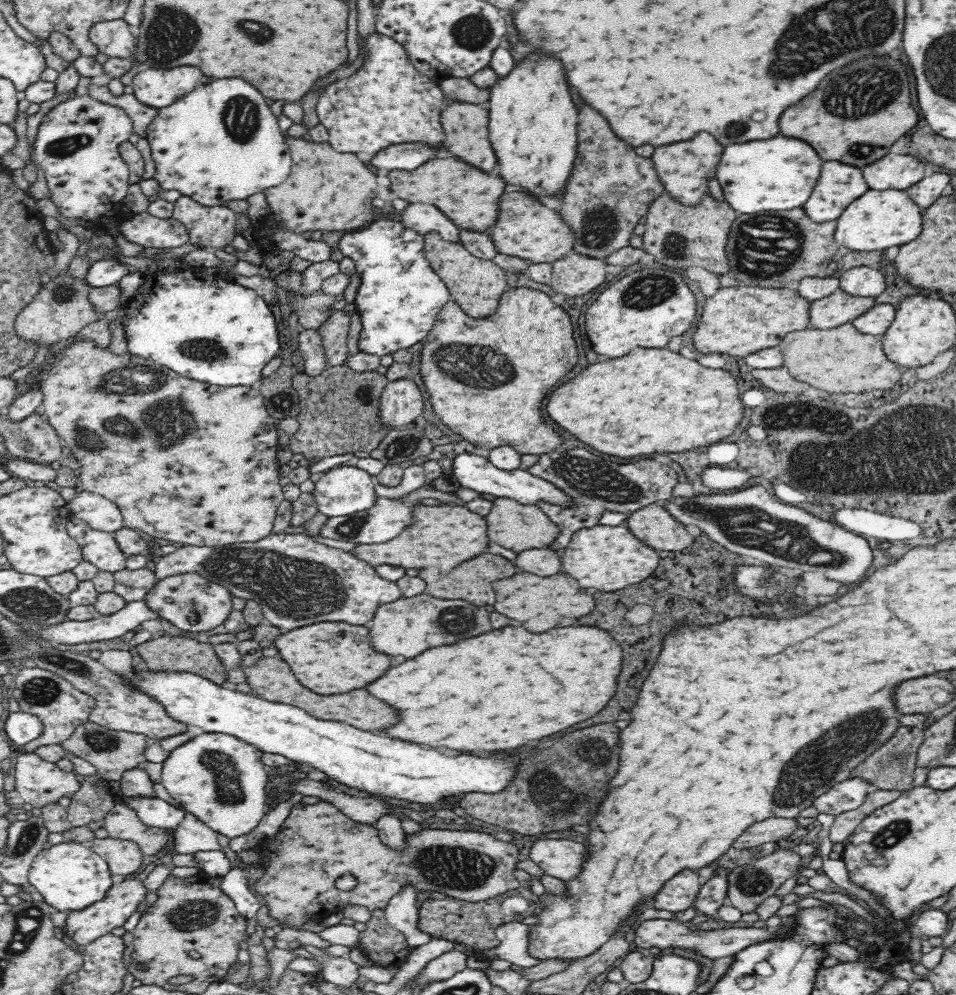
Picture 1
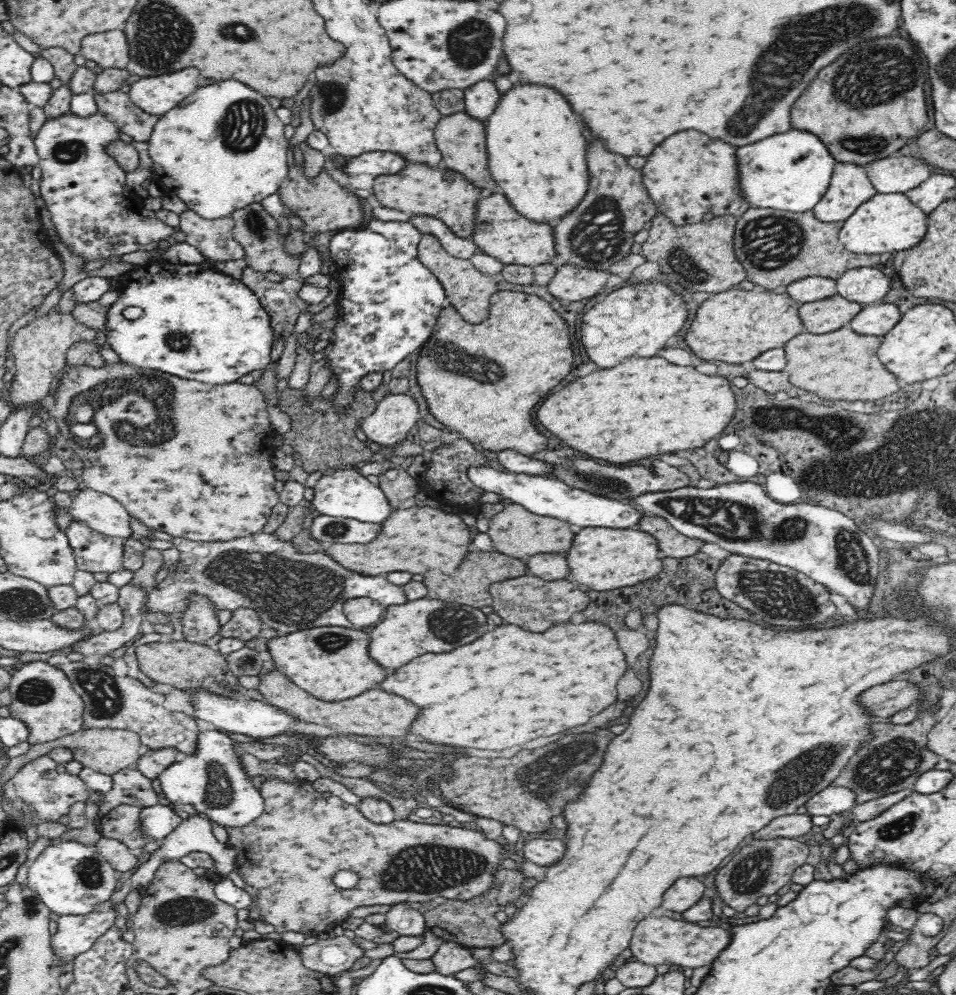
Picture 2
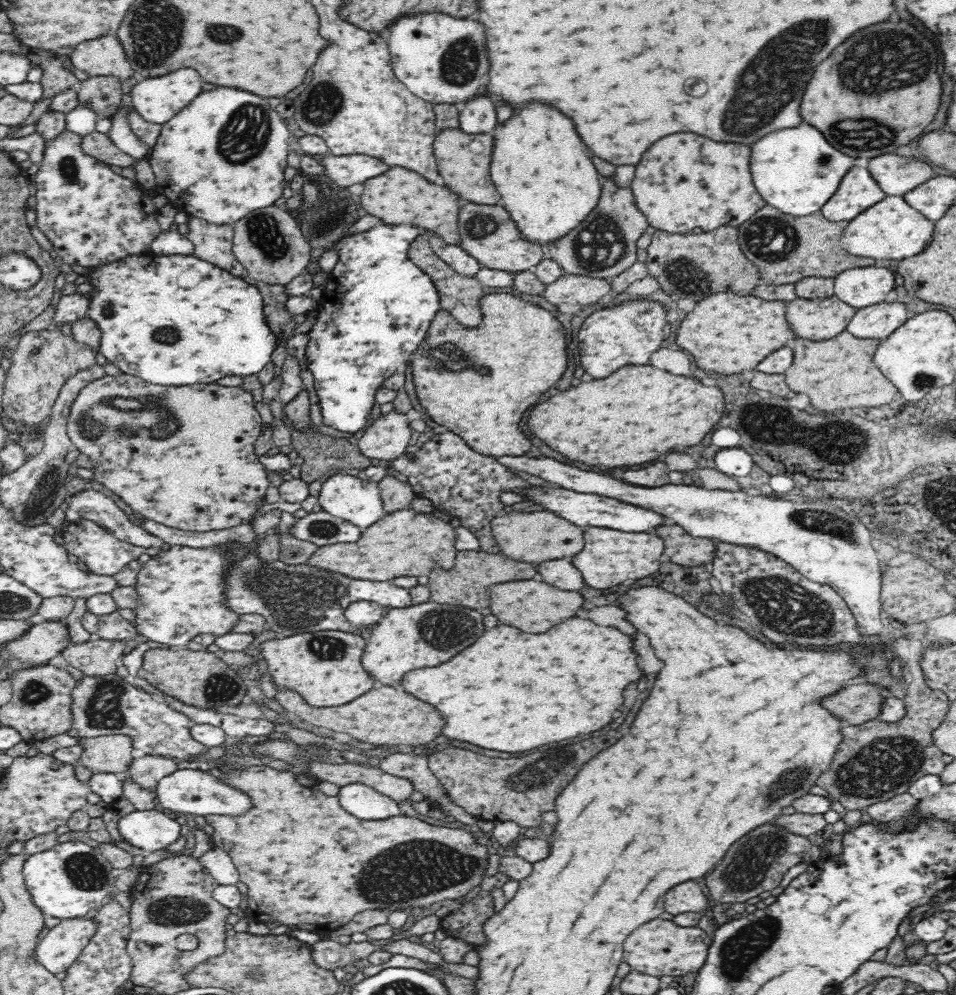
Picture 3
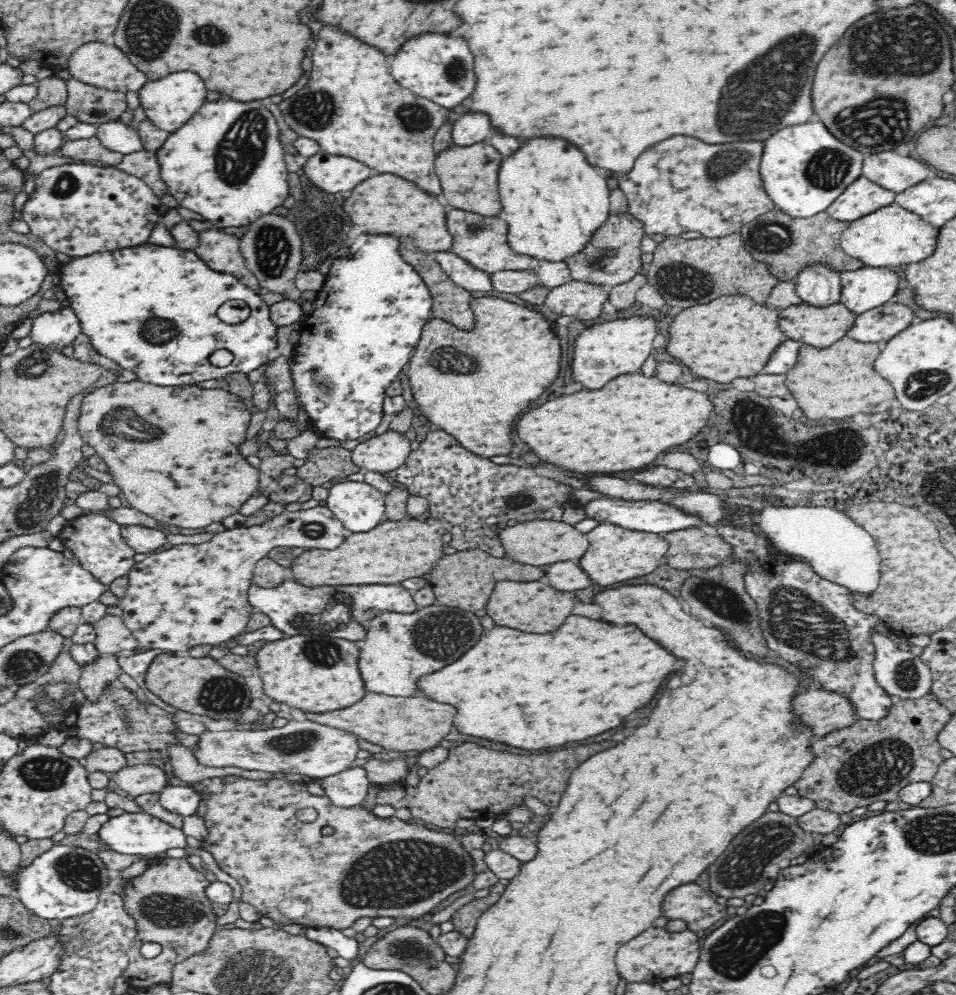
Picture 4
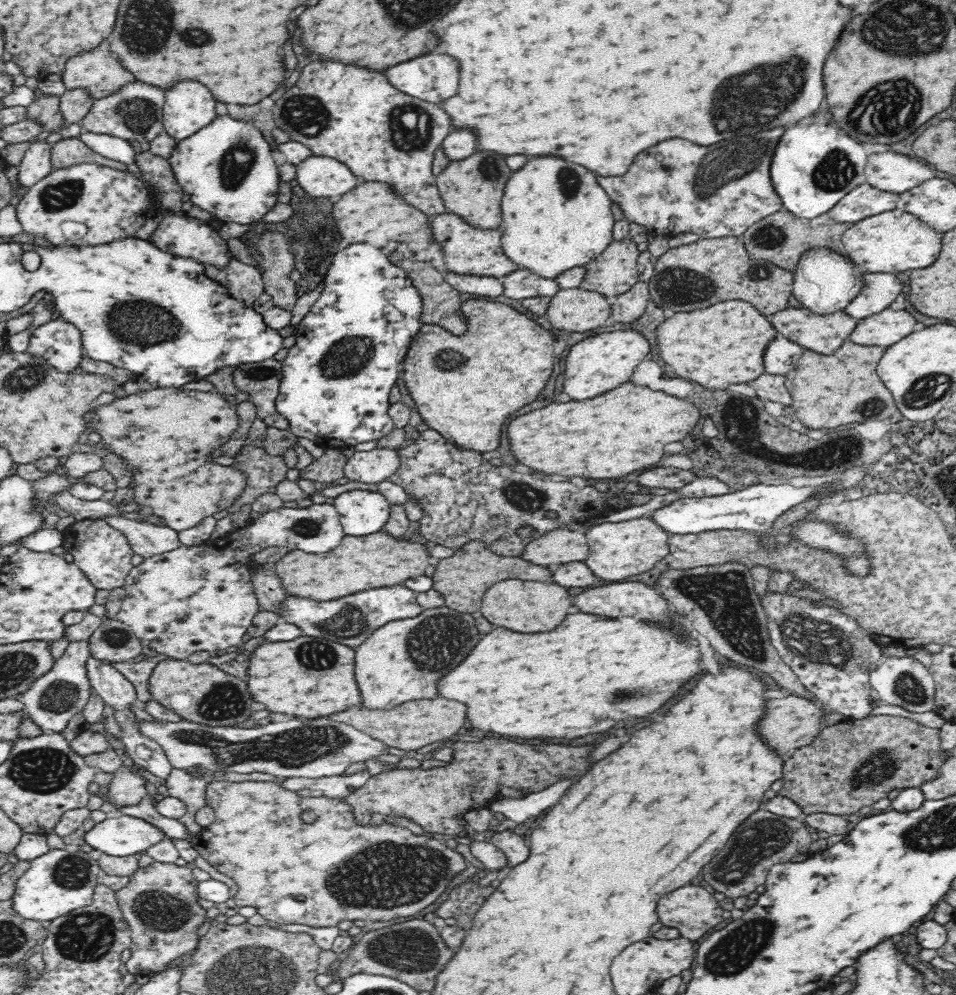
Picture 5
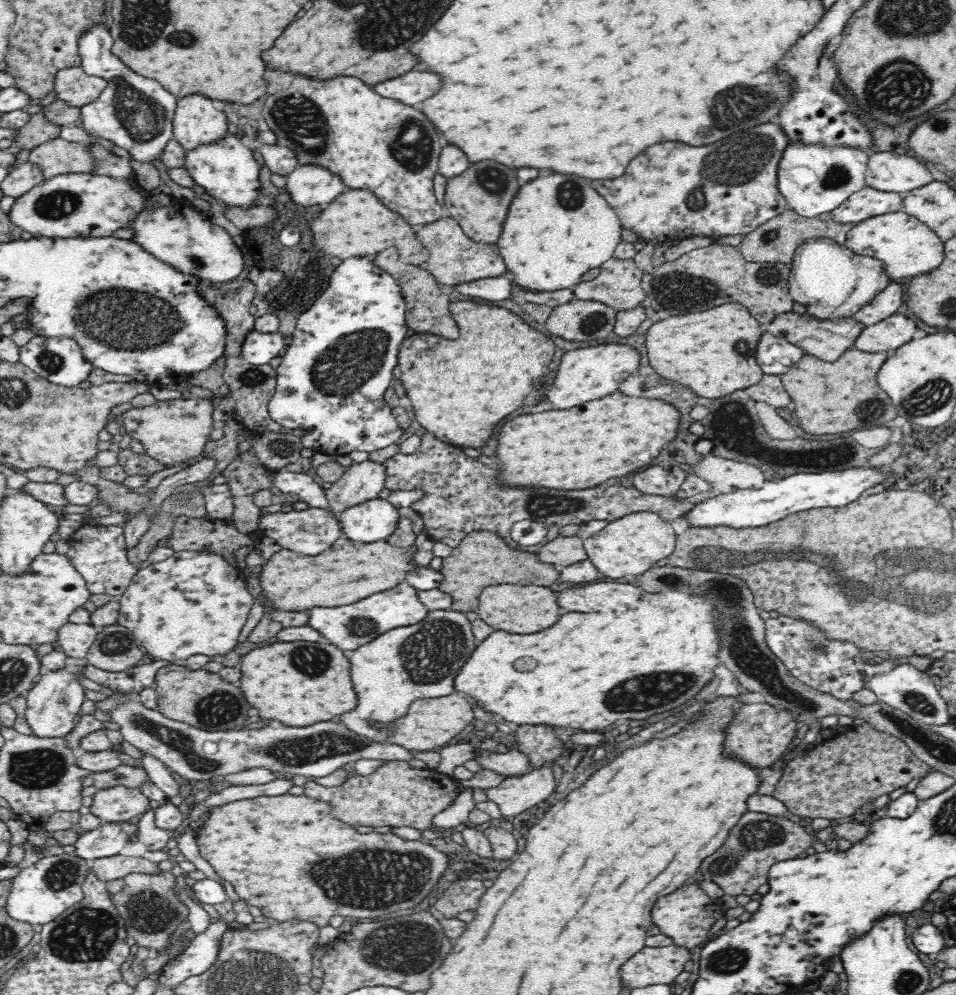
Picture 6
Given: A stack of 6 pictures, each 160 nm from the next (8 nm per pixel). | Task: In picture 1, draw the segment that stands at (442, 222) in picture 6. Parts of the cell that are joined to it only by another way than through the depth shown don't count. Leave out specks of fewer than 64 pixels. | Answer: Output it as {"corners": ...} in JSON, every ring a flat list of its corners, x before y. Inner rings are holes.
{"corners":[[520,192,502,194,498,200,498,220,492,226,490,238,494,240,497,253,516,256,531,263,550,263,572,253,572,229,562,221,562,216,542,206,540,202,526,198]]}

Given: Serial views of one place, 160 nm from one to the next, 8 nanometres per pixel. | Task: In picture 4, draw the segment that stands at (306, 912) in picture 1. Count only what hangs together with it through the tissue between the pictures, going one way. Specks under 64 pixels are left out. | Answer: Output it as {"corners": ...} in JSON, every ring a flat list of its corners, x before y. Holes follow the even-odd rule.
{"corners":[[227,775,223,777,212,777,204,779,199,783,193,785,194,789,200,793,202,800,200,806,198,806,197,813,206,820,212,820,214,826,209,828,208,834,205,839,200,841,200,845,206,851,208,851,214,859,218,867,226,874,229,874,232,878,235,878,242,887,242,899,244,903,248,903,256,907,257,911,262,917,272,919,278,924,288,925,288,922,294,922,296,925,302,925,303,927,310,928,334,928,335,930,342,931,343,929,352,927,356,920,360,918,403,918,416,919,422,917,424,914,428,914,435,906,438,906,443,900,446,900,451,894,458,892,464,888,468,888,475,880,475,871,473,860,468,853,468,850,462,846,460,840,456,837,445,834,444,832,429,830,427,826,422,826,415,823,406,823,398,819,395,815,383,818,378,817,360,806,350,806,350,808,344,808,343,806,335,806,331,803,331,800,322,796,314,796,308,792,306,782,289,782,285,779,270,780,250,780,241,778,238,776],[300,808,315,808,318,811,318,818,315,822,310,824,302,823,296,818,296,810],[290,898,300,898,304,902,310,904,310,912,304,916,304,918,296,918,296,920,278,920,280,918,280,902,286,902]]}

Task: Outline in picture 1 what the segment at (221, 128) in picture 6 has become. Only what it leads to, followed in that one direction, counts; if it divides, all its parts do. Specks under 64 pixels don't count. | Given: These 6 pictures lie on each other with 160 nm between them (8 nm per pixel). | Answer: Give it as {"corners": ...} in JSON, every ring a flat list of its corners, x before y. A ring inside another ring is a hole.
{"corners":[[196,66,170,70,147,68,133,79,133,95,146,106,161,109,174,104,198,86,212,82]]}

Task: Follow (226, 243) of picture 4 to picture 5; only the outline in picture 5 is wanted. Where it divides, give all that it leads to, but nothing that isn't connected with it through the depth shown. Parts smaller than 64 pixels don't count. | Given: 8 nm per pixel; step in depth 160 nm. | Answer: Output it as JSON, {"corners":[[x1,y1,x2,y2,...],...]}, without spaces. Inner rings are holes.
{"corners":[[234,255,225,269,204,265,204,274,226,288,230,297,242,301,244,307,252,307,254,301,265,293,263,275,257,267,236,259]]}

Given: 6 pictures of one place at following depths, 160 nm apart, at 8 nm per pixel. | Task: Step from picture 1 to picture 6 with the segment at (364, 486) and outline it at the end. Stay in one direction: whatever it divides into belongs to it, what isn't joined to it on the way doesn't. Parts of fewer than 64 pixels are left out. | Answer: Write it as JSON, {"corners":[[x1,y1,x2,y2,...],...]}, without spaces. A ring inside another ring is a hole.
{"corners":[[376,498,339,514,344,538,361,543,386,541,400,524,399,510,388,500]]}

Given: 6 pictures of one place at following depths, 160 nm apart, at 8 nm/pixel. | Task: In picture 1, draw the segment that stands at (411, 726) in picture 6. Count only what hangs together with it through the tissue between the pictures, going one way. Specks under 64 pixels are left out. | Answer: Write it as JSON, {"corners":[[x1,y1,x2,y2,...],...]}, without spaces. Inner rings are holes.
{"corners":[[279,655,274,658,262,657,258,660,258,664,247,667,245,674,247,682,251,686,251,694,254,697,301,708,317,719,346,723,365,731,390,728,390,726,400,722,400,714,392,706,388,706,386,702,370,696,368,690,354,690,354,692,348,692,348,694,333,694,330,696,312,692,298,682,298,679,292,674,290,665,287,665]]}

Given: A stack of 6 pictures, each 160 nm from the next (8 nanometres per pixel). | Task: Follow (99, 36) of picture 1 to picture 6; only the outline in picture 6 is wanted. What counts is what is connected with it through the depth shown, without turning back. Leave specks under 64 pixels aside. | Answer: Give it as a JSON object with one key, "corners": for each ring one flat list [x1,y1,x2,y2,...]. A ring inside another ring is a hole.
{"corners":[[82,67,63,68,54,78,55,99,64,101,66,105,82,108,94,102,102,90,106,88,106,80,86,74]]}

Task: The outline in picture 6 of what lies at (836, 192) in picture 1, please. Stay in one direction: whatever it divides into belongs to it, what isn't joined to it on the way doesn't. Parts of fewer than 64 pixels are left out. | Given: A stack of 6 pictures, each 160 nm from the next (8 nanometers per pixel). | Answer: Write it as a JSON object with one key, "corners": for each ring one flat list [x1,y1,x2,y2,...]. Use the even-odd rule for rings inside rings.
{"corners":[[866,187,857,193,851,194,837,209,831,212,831,218,837,223,855,225,866,218,888,214,900,210,903,194,881,191]]}

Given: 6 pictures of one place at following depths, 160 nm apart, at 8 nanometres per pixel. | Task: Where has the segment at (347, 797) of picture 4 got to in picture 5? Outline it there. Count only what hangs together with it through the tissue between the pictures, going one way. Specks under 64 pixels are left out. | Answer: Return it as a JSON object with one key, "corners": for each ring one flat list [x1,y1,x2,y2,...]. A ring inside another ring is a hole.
{"corners":[[368,769,360,770,356,774,350,776,333,776,324,778,285,778,280,784,280,787,289,790,297,791,302,788,308,788,314,794,324,794,331,799,344,798,348,796,352,790,360,788,369,778]]}

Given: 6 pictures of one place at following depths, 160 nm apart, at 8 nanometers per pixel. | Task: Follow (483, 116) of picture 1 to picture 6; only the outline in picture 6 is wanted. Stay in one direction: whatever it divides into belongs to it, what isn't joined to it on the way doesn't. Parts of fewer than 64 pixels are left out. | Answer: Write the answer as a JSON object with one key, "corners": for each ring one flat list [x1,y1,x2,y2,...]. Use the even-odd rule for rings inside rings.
{"corners":[[486,160,472,164,464,174,449,178,445,192,445,208,472,241,484,244,497,244,502,232,510,202,518,194,516,172,498,162]]}

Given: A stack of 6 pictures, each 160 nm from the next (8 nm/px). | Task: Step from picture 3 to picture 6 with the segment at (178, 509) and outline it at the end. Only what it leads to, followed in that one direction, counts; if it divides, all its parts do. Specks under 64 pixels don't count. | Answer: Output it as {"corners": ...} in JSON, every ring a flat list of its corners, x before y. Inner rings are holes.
{"corners":[[192,398,190,400,168,400,156,402,148,408,132,408,121,418,117,424,124,421,123,432,127,440,138,440,144,445,146,454,159,464,157,469,147,471,145,474,127,476,123,483,128,488,140,488,157,472,165,468,174,468,180,464,188,464,191,460,203,454,203,449,210,438,213,426,213,406,209,400]]}

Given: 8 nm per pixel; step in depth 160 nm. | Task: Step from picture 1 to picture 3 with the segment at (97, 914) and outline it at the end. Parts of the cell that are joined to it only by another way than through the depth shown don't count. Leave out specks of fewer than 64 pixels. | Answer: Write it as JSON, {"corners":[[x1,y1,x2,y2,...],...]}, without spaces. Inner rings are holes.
{"corners":[[64,919,34,946,32,959,50,973,61,976,74,964,95,931,93,920]]}

